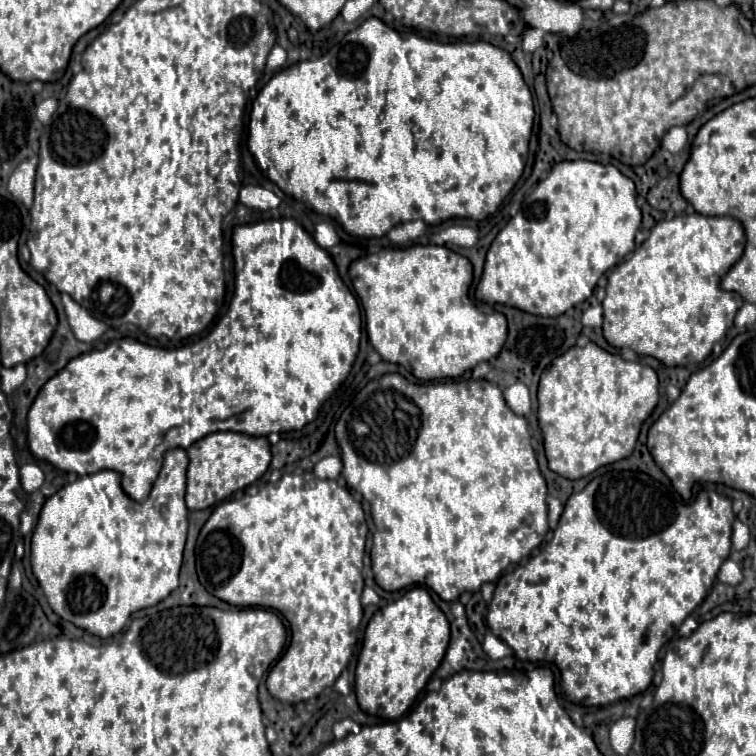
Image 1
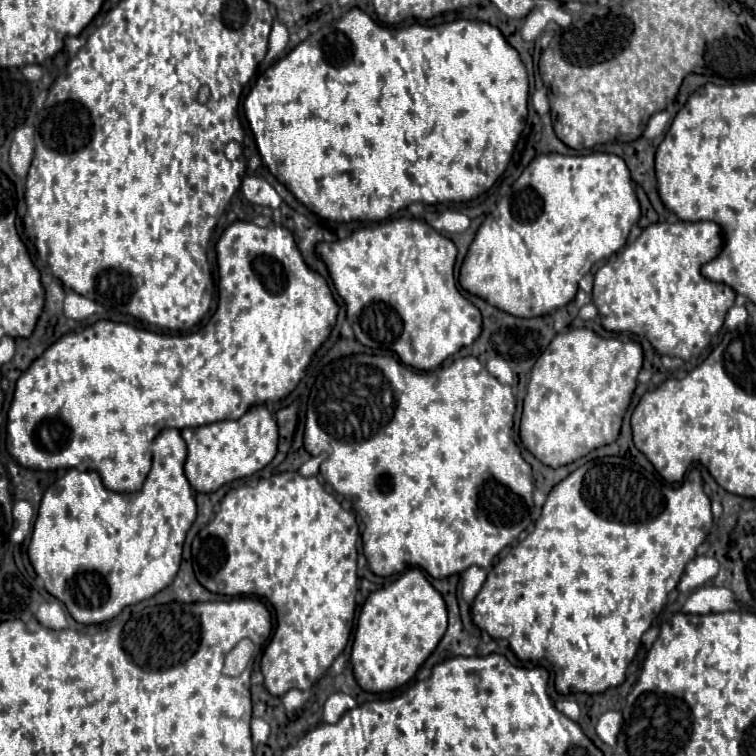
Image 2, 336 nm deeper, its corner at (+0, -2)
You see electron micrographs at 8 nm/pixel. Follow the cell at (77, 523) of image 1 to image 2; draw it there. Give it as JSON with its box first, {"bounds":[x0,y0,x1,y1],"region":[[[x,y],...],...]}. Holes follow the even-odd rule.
{"bounds":[29,429,197,623],"region":[[[165,429],[153,441],[153,467],[141,491],[109,491],[95,471],[79,469],[69,469],[65,477],[45,491],[29,543],[29,561],[35,573],[43,579],[45,589],[65,603],[67,611],[77,623],[107,623],[125,607],[149,599],[173,583],[181,563],[185,535],[197,513],[195,495],[183,471],[185,457],[187,445],[181,433],[177,429]]]}

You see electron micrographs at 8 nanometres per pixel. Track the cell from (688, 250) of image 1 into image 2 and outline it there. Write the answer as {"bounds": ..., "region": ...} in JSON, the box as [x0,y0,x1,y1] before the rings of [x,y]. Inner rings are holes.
{"bounds":[593,221,735,361],"region":[[[713,221],[655,223],[643,229],[643,233],[617,255],[613,265],[611,261],[607,261],[595,273],[593,303],[599,309],[603,329],[613,333],[627,331],[645,337],[661,355],[681,357],[685,361],[697,357],[709,345],[711,337],[723,327],[725,315],[735,303],[733,289],[729,289],[727,285],[713,283],[701,275],[703,263],[715,259],[721,253],[721,247],[723,247],[721,227]]]}

